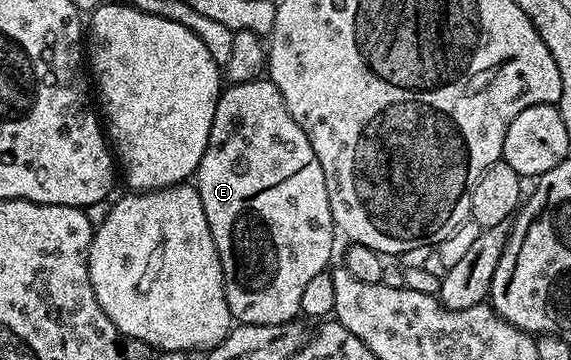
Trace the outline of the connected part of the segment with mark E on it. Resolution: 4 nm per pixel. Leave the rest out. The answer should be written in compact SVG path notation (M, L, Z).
M261 77L248 82L237 82L228 85L220 93L207 147L201 156L201 164L195 169L193 178L201 196L201 208L205 208L205 220L209 220L209 232L213 232L213 240L221 260L225 300L229 304L232 319L245 326L249 324L281 324L292 321L301 311L301 295L305 292L305 287L309 285L309 280L313 280L313 276L324 273L332 265L332 263L330 264L331 249L335 246L337 231L333 212L329 208L329 192L325 188L325 172L321 172L317 152L313 152L313 144L309 144L309 136L305 136L305 132L301 132L301 124L297 124L297 120L293 120L293 116L289 116L289 108L285 108L285 100L281 100L281 92L277 92L277 88L270 80Z

